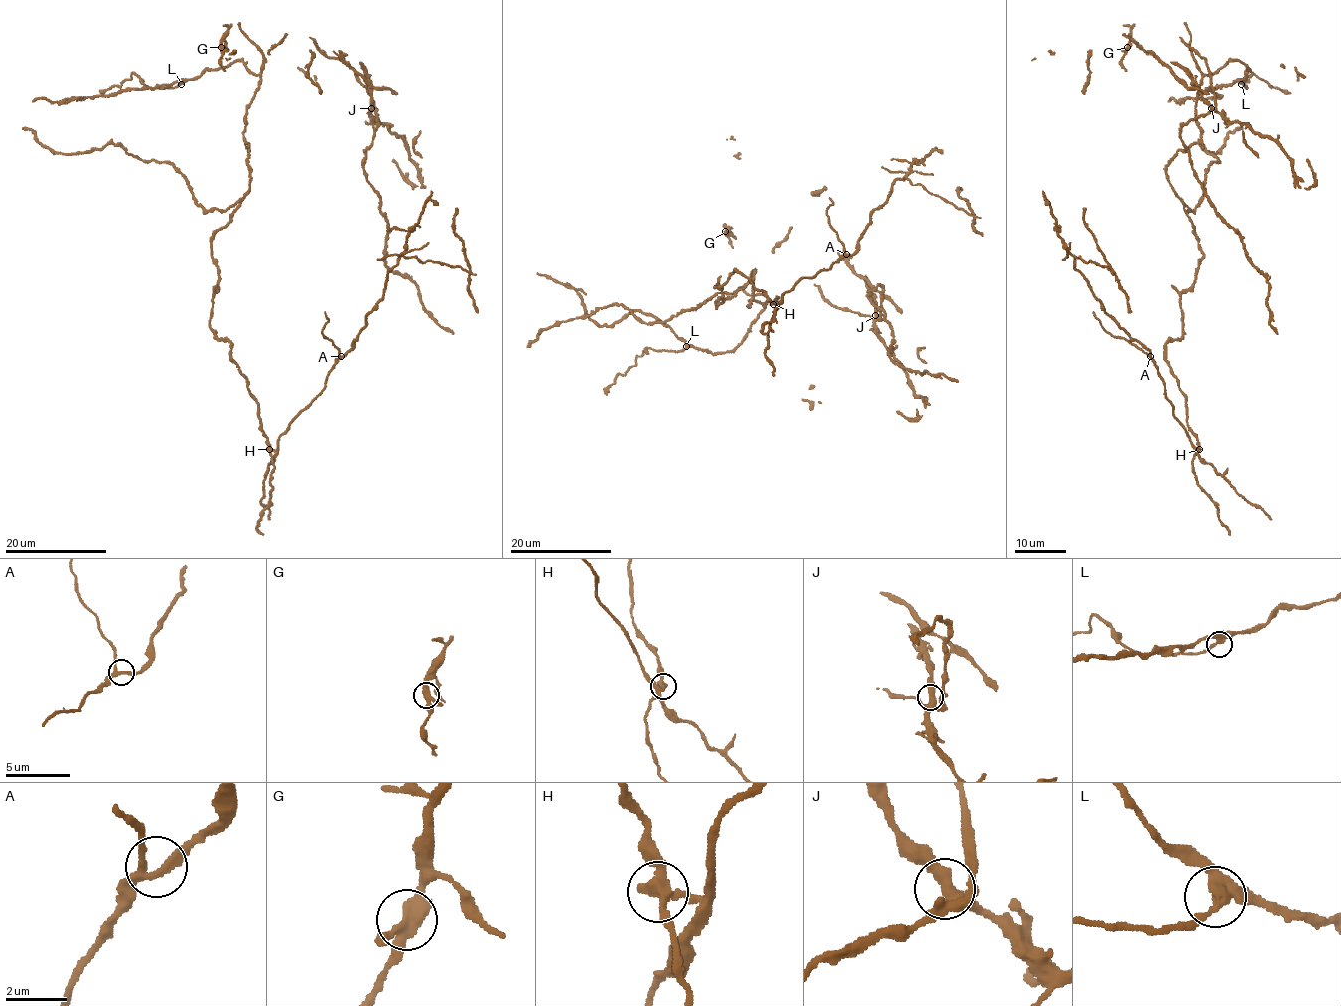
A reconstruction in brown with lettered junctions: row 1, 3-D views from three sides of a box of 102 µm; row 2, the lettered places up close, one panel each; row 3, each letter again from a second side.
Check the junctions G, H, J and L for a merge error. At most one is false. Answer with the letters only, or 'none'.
H

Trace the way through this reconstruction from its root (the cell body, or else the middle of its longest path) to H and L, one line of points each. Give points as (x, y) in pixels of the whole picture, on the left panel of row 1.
H: (214, 235), (211, 253), (218, 285), (209, 328), (231, 344), (231, 359), (258, 404), (269, 450)
L: (214, 235), (249, 189), (245, 113), (260, 76), (233, 61), (181, 84)

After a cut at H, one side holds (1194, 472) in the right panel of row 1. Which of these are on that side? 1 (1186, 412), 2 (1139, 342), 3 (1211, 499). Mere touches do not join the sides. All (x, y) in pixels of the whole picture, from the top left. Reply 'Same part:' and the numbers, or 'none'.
Same part: 1, 3

